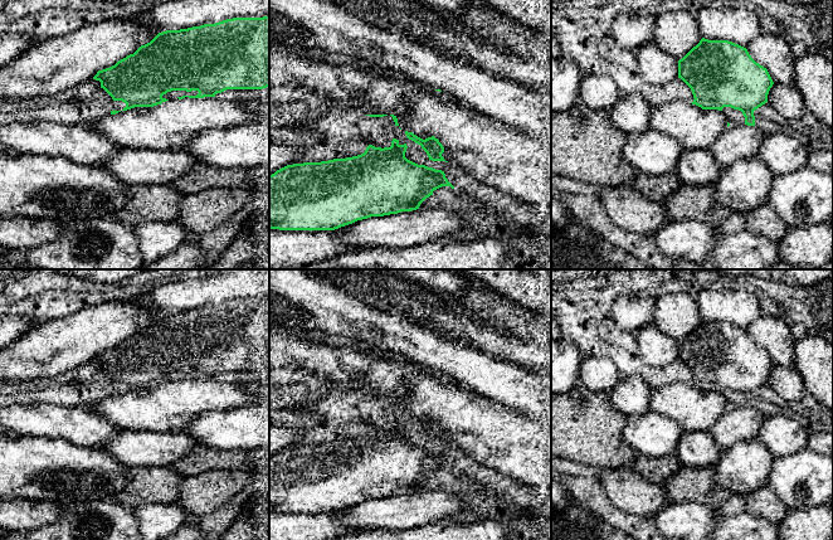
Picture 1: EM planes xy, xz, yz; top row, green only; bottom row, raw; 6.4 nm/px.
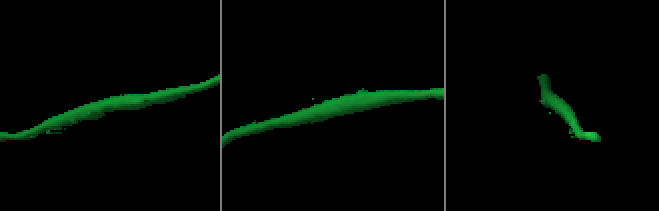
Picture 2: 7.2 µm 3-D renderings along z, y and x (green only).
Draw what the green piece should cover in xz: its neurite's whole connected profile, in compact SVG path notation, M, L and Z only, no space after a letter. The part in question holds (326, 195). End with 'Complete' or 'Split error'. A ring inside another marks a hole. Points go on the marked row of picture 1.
M393 138L390 147L369 145L364 154L321 162L287 165L269 175L269 229L335 230L371 217L419 209L442 186L454 186L444 171L405 157L406 143Z. Complete

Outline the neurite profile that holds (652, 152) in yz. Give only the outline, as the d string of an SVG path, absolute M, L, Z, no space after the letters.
M649 128L647 132L628 136L622 154L635 171L659 176L673 171L682 151L674 138Z

